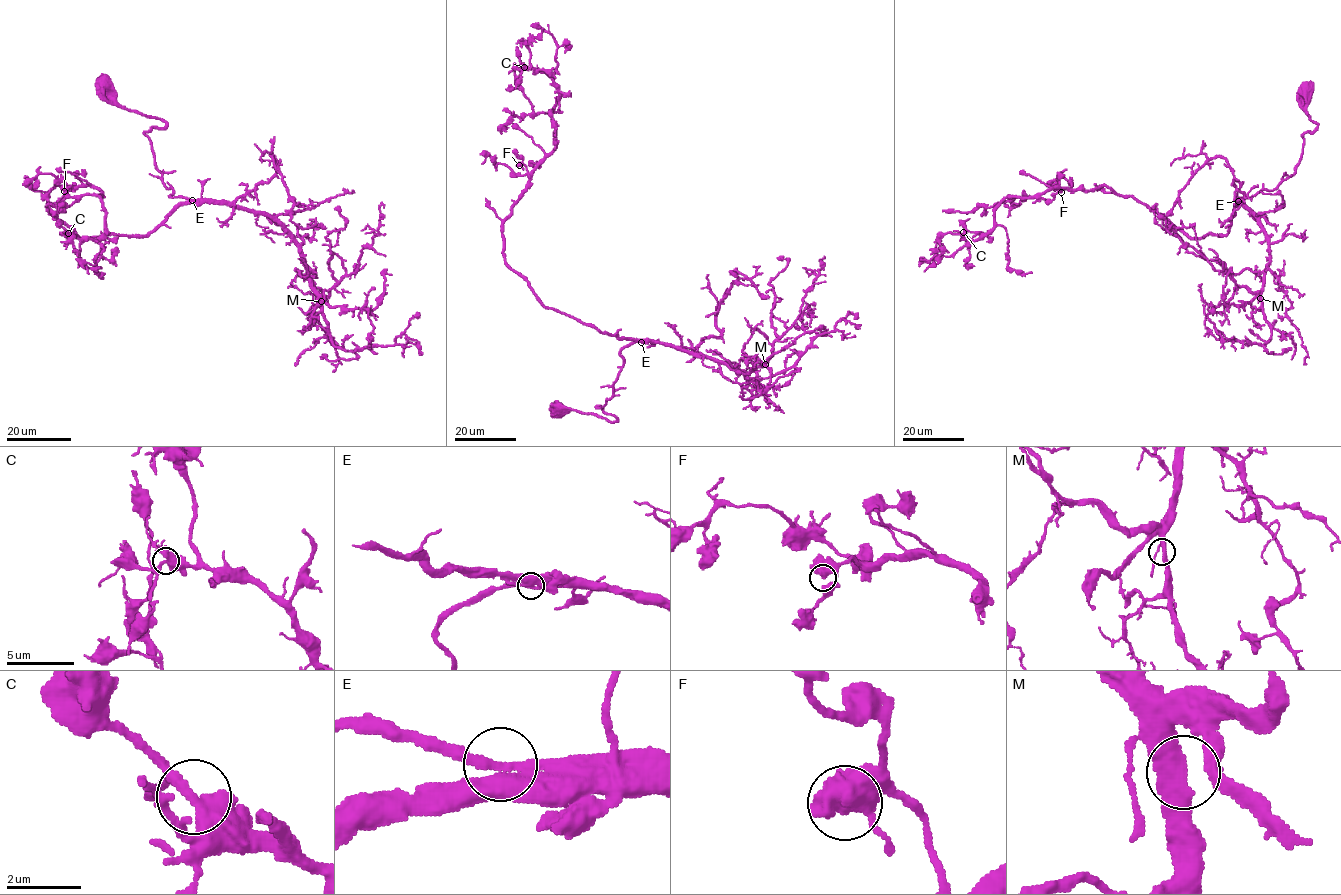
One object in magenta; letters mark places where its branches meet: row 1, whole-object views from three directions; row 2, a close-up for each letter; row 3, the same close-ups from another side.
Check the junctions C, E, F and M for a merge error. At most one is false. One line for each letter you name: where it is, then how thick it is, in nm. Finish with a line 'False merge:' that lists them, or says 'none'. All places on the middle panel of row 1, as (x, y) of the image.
False merge: none

